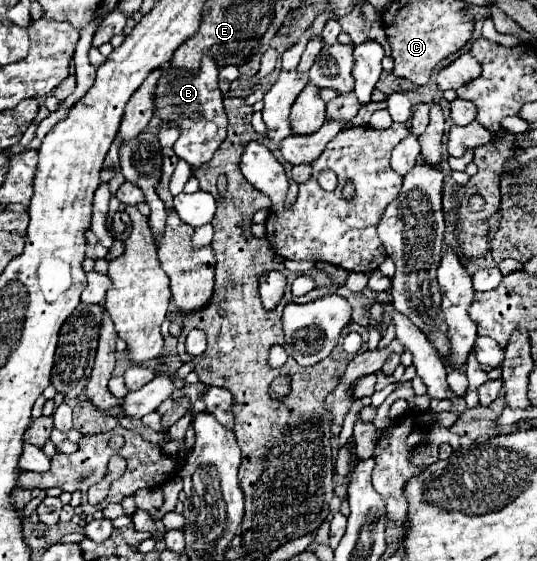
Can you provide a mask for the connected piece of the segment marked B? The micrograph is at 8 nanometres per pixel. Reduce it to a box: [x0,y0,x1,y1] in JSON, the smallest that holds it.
[153,54,227,168]

